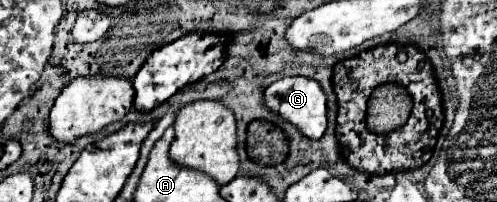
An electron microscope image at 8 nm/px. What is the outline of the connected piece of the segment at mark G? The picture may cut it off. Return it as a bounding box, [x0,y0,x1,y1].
[264,76,326,140]

